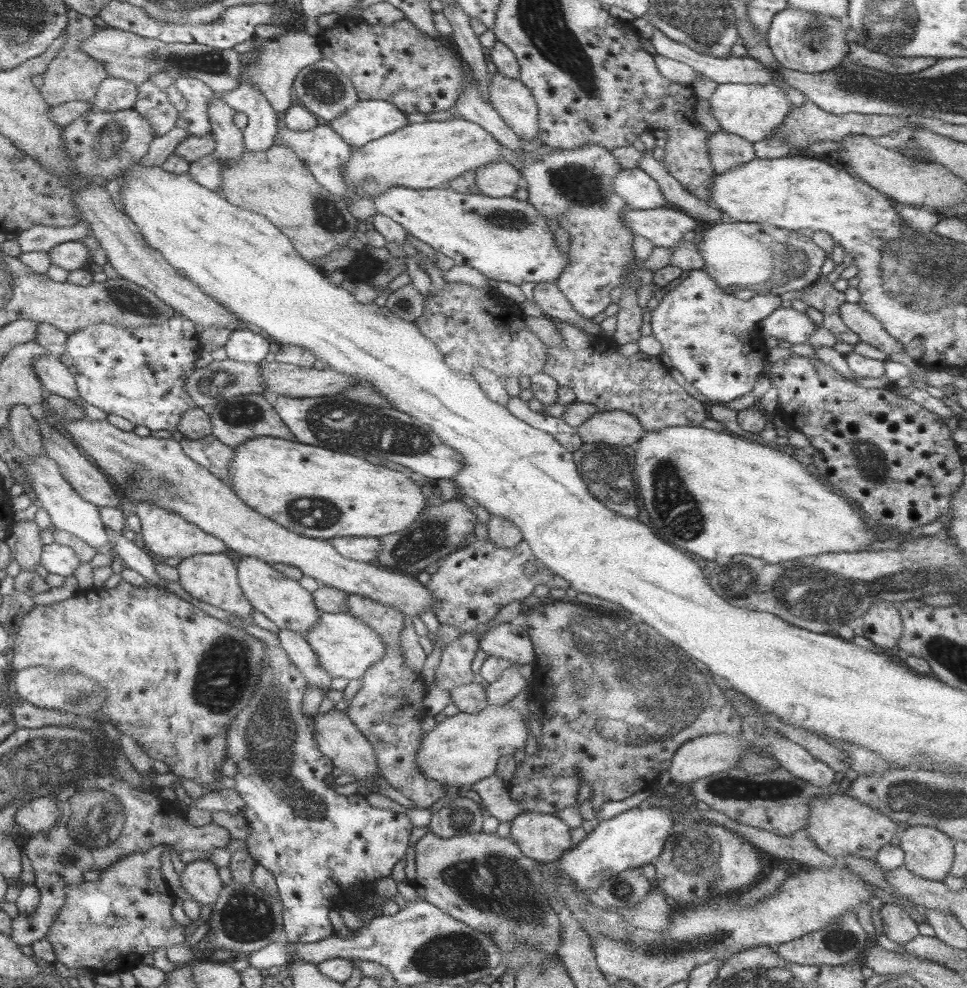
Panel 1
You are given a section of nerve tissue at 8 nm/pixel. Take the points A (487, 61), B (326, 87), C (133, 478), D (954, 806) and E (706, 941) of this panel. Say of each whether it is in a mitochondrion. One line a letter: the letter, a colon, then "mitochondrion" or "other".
A: other
B: mitochondrion
C: mitochondrion
D: mitochondrion
E: mitochondrion

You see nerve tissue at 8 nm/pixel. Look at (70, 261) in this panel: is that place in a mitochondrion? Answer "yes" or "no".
no

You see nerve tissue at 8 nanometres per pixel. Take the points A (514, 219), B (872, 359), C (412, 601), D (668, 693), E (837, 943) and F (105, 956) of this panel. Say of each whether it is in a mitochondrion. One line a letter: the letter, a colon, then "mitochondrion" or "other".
A: mitochondrion
B: other
C: other
D: mitochondrion
E: mitochondrion
F: other

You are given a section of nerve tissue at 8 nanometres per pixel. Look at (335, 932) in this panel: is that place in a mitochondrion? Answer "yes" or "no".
no

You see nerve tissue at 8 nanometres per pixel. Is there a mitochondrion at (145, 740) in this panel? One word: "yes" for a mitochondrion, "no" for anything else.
yes

